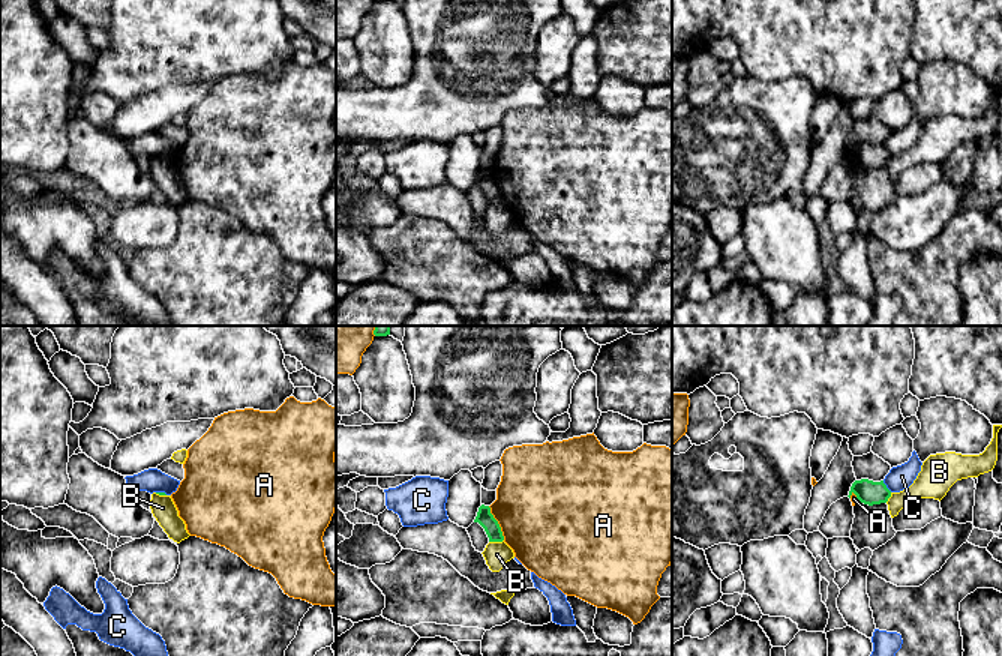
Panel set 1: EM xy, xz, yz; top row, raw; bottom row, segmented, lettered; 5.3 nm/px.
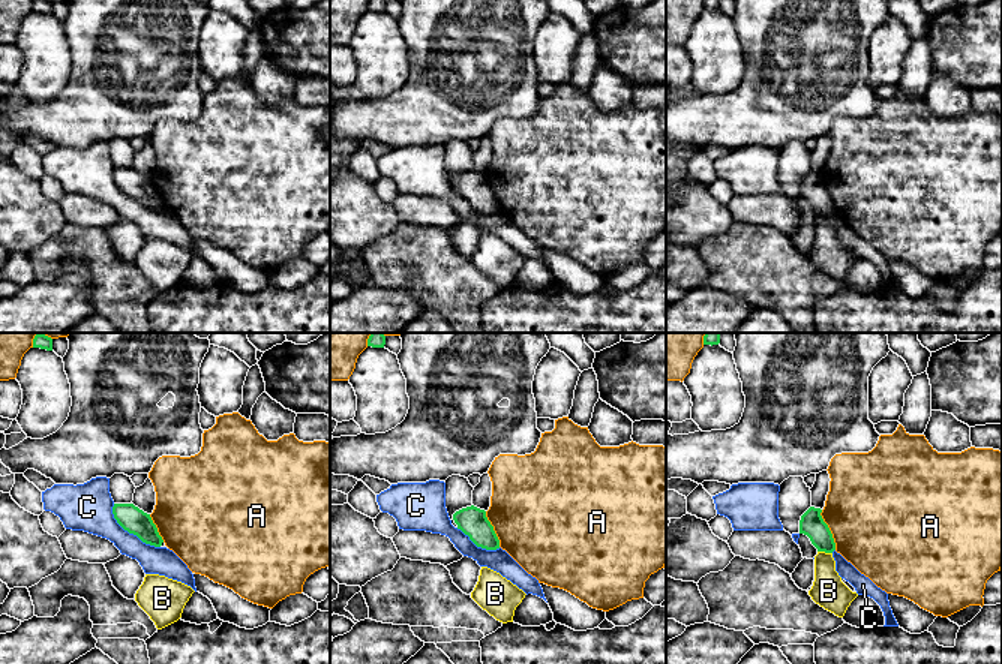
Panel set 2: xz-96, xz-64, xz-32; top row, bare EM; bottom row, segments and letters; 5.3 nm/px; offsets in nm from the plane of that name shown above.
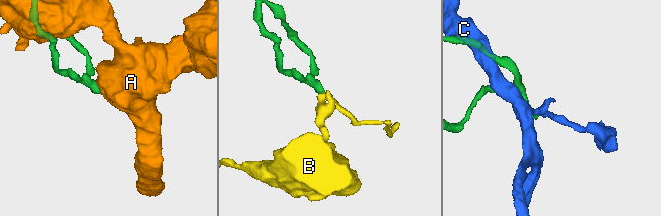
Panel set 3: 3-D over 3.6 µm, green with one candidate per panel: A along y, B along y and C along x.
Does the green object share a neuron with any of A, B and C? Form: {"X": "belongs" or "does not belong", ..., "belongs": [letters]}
{"A": "does not belong", "B": "does not belong", "C": "does not belong", "belongs": []}

